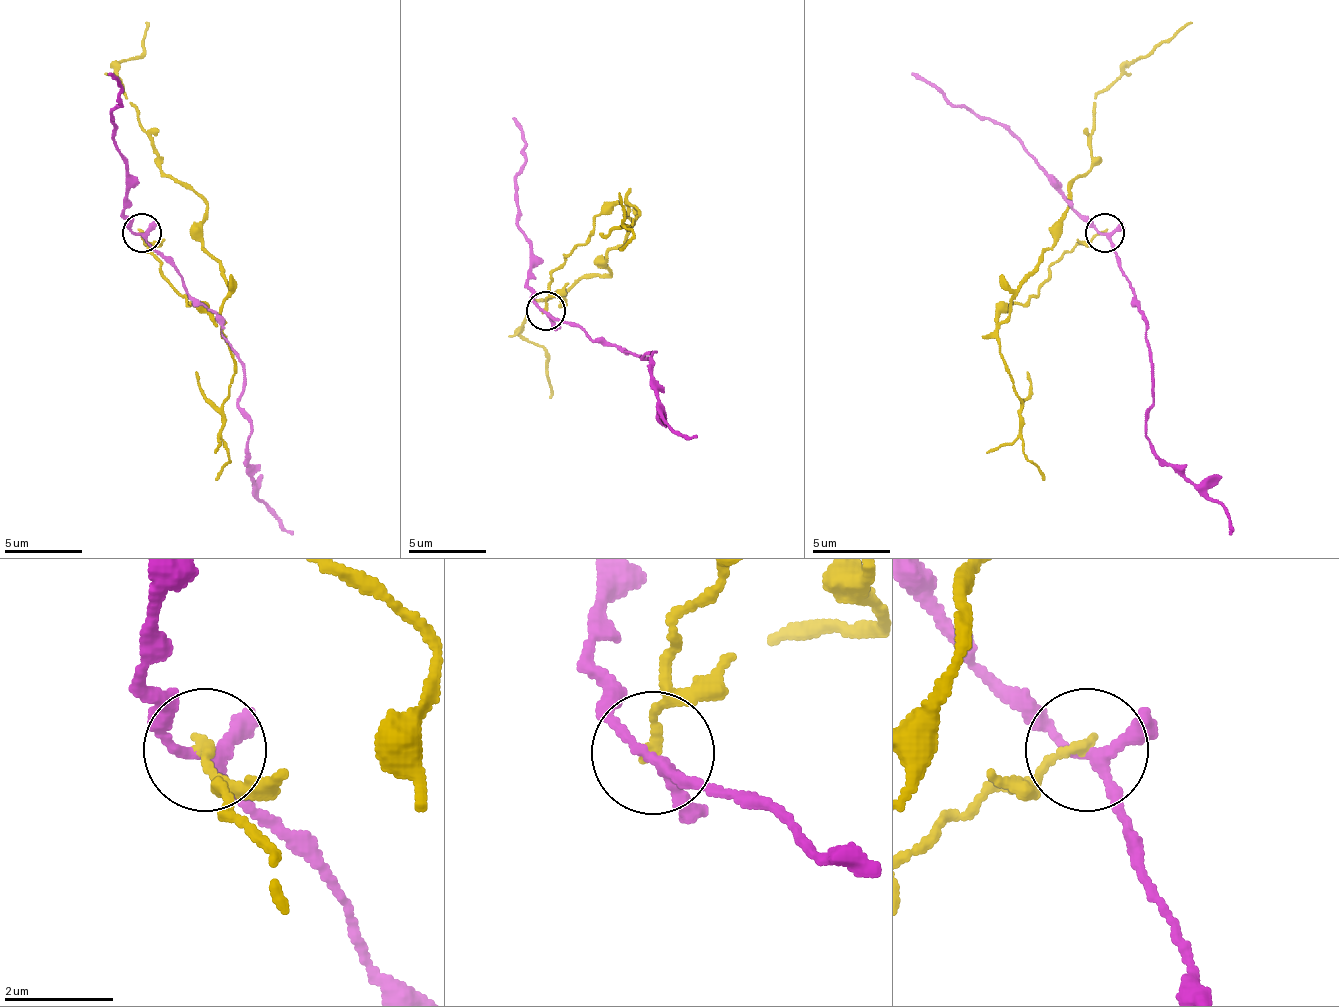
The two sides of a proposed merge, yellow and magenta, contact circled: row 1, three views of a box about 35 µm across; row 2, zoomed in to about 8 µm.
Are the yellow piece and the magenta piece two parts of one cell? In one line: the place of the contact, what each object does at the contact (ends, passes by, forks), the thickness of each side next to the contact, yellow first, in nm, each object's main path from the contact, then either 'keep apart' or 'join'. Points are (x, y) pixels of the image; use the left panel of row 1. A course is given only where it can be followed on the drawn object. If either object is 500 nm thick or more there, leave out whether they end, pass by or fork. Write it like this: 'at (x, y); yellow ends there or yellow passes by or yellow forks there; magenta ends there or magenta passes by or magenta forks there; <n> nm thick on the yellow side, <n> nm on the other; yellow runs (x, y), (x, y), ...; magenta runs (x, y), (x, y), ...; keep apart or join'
at (141, 233); yellow ends there; magenta forks there; 170 nm thick on the yellow side, 180 nm on the other; yellow runs (142, 232), (220, 325), (204, 201), (126, 99), (119, 64), (146, 22); magenta runs (142, 232), (185, 290), (216, 317), (220, 337), (239, 360), (255, 493), (294, 535); keep apart

